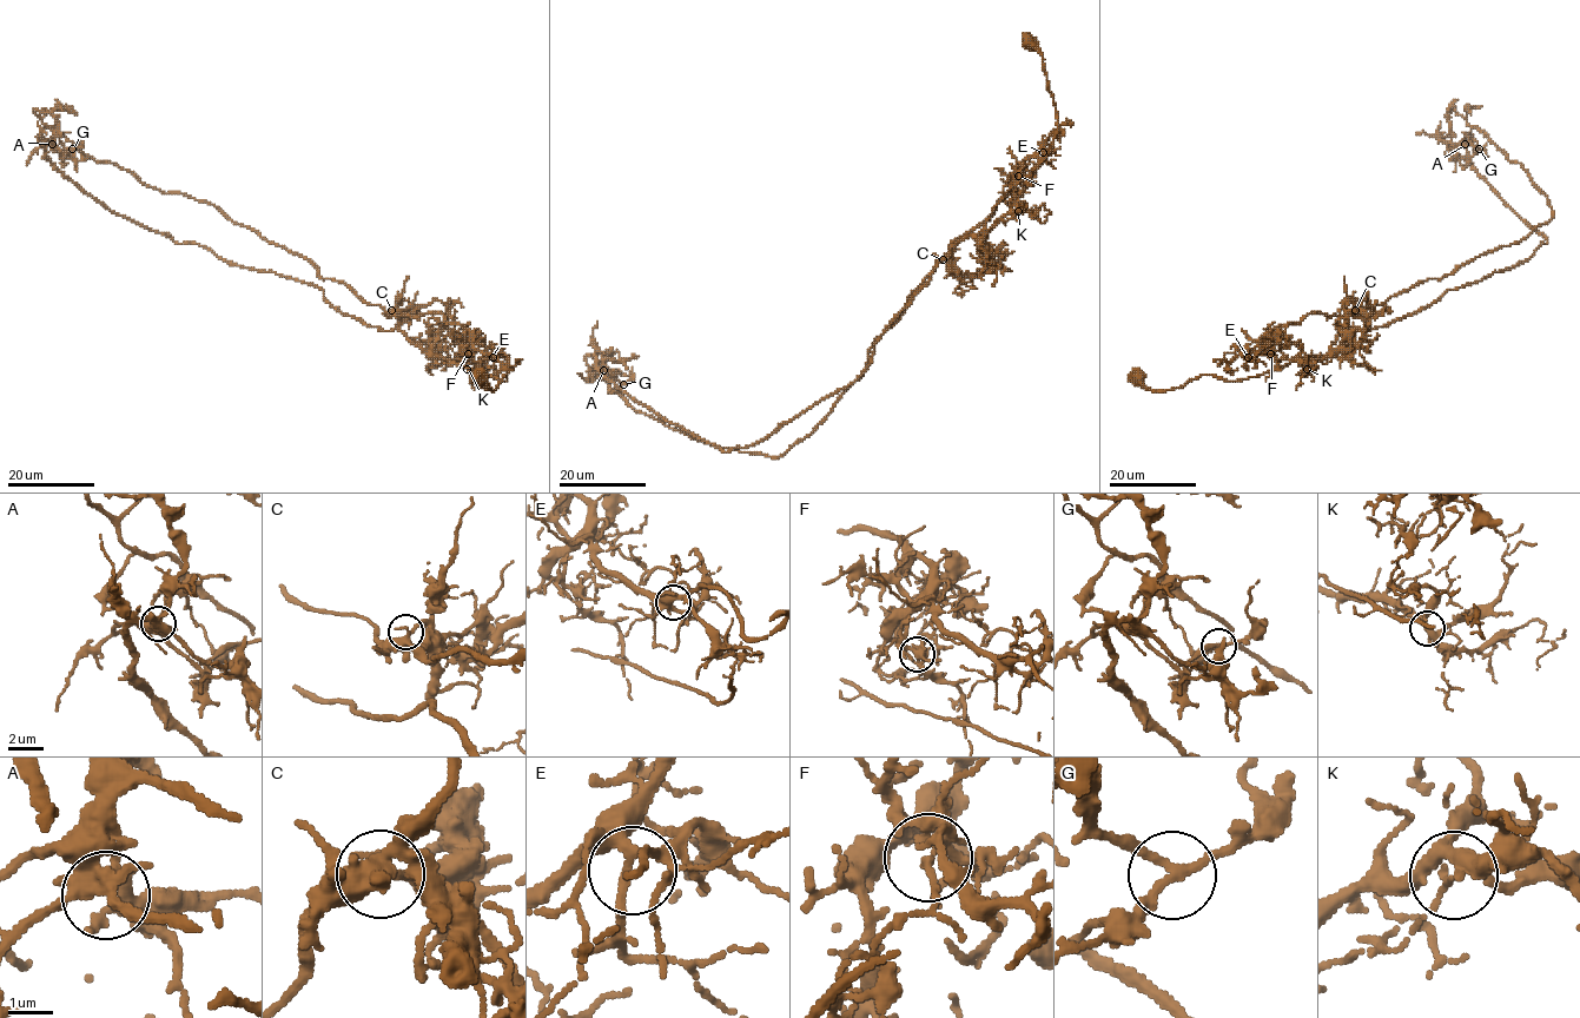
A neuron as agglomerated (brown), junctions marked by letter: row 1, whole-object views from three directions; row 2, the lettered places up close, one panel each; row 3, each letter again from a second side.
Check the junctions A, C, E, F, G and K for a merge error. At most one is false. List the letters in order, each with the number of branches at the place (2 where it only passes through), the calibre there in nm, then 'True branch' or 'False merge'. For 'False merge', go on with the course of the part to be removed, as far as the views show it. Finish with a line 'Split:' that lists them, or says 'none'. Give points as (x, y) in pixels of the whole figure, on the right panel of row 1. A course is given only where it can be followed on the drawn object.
A: Branches: 4. Thickness 360 nm. True branch
C: Branches: 4. Thickness 360 nm. True branch
E: Branches: 4. Thickness 200 nm. True branch
F: Branches: 4. Thickness 170 nm. False merge. Course of the part to remove: (1270, 355), (1268, 339), (1281, 326), (1383, 304), (1520, 242), (1552, 218), (1519, 164), (1449, 112), (1459, 99)
G: Branches: 3. Thickness 190 nm. True branch
K: Branches: 5. Thickness 260 nm. True branch
Split: F

